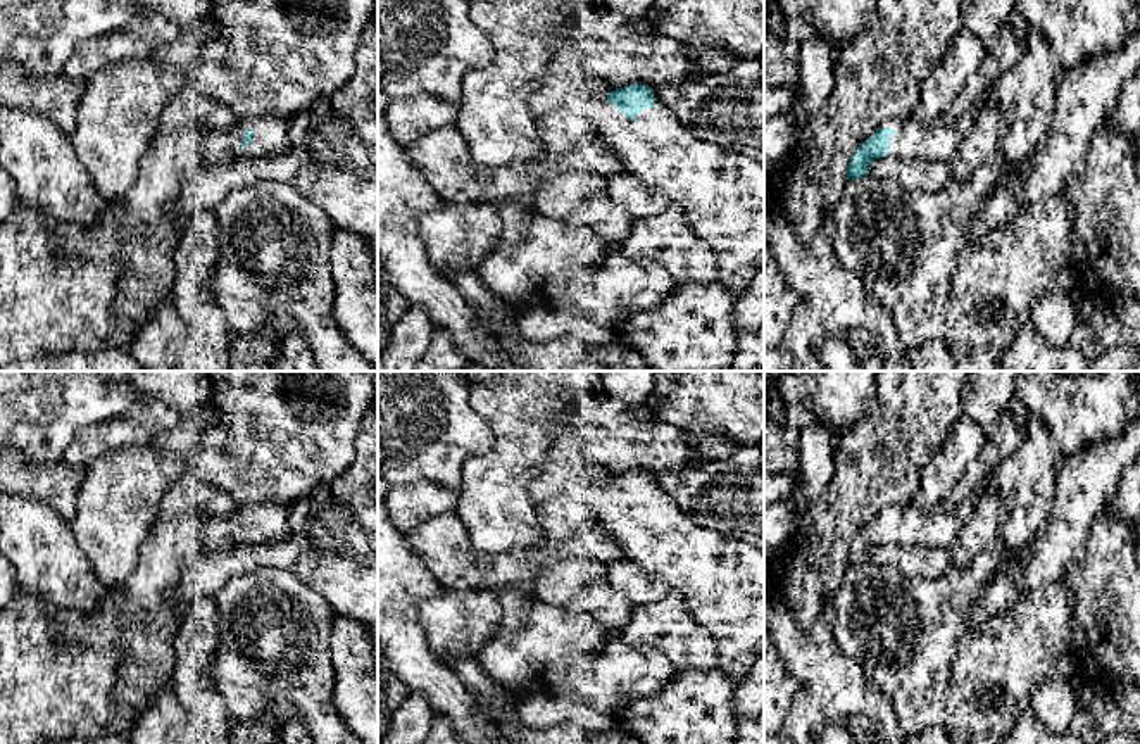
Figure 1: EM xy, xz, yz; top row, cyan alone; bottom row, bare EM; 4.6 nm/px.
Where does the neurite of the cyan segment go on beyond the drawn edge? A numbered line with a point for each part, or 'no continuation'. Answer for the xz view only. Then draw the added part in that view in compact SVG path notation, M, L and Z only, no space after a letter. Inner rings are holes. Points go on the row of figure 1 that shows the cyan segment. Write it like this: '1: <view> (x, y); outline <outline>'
1: xz (720, 190); outline M671 110L643 126L621 123L609 142L626 173L681 207L688 226L716 254L719 285L733 299L742 295L764 261L764 166L721 143L695 138Z

